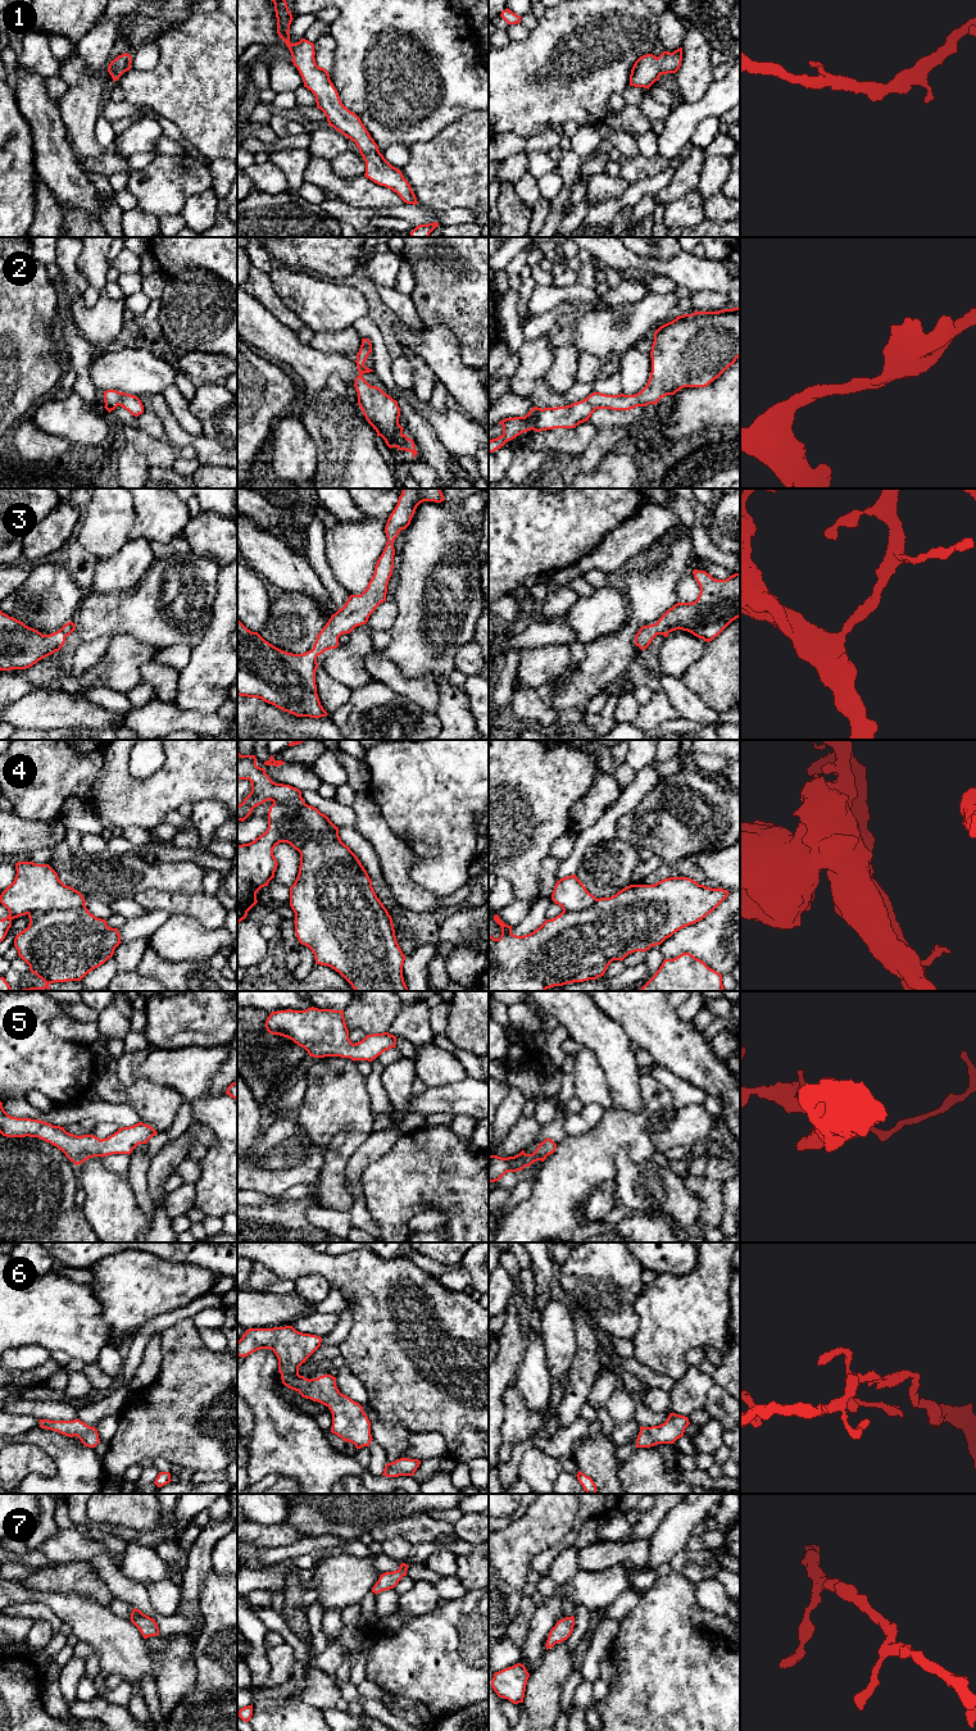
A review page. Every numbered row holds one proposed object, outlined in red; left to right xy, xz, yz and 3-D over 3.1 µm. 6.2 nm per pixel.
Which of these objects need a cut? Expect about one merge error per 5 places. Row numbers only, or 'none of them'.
none of them

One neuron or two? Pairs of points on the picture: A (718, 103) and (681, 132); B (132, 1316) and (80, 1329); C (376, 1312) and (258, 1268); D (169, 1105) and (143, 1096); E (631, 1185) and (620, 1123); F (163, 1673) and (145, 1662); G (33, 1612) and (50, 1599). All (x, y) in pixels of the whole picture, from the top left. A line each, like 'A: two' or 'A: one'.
A: one
B: two
C: two
D: one
E: two
F: two
G: two

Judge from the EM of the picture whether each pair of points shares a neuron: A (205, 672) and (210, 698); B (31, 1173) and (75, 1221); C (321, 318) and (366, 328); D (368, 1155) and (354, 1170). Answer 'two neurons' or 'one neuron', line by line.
A: one neuron
B: one neuron
C: two neurons
D: one neuron

